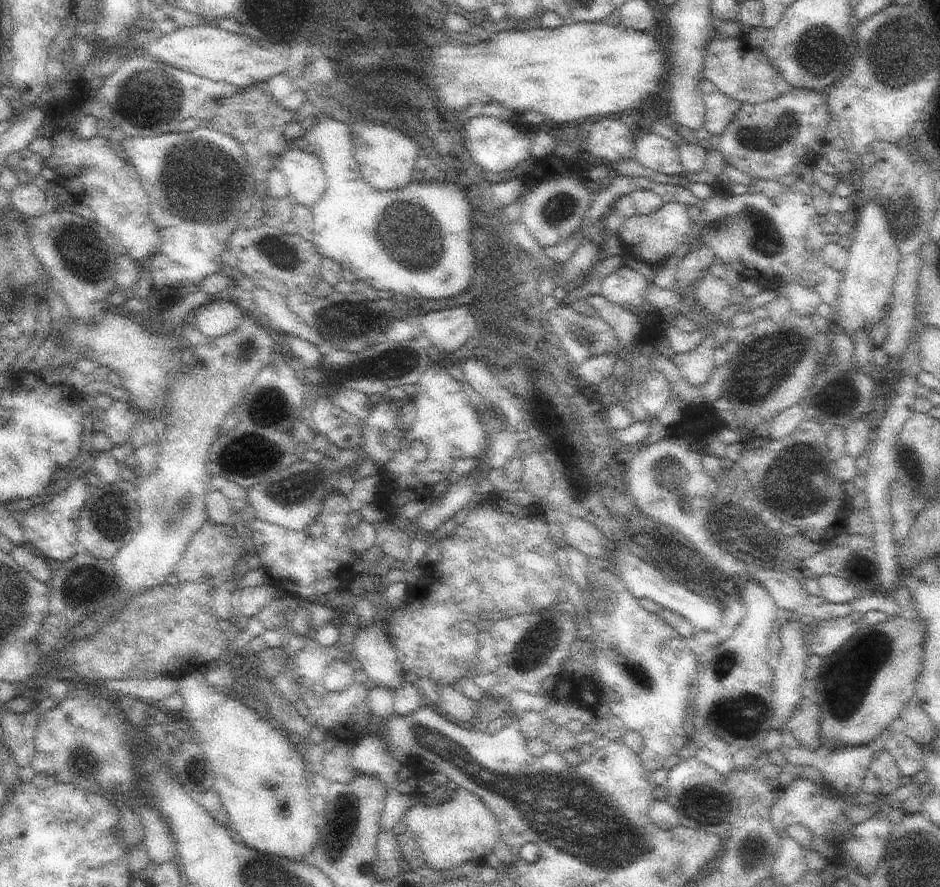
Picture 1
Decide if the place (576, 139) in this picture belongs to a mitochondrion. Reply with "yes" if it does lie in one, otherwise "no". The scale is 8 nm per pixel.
no

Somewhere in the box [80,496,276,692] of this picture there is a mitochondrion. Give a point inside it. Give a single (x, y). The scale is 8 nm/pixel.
(106, 517)

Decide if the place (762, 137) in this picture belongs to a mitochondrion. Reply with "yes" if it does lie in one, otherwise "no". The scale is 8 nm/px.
yes

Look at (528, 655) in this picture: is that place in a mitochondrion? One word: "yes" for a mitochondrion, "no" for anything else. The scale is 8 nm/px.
yes

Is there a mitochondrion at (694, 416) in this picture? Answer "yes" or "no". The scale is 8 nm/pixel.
no

